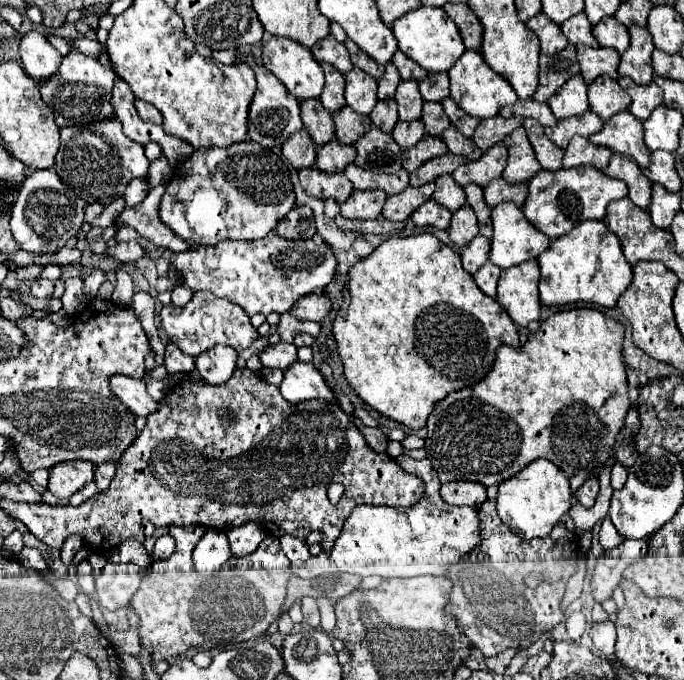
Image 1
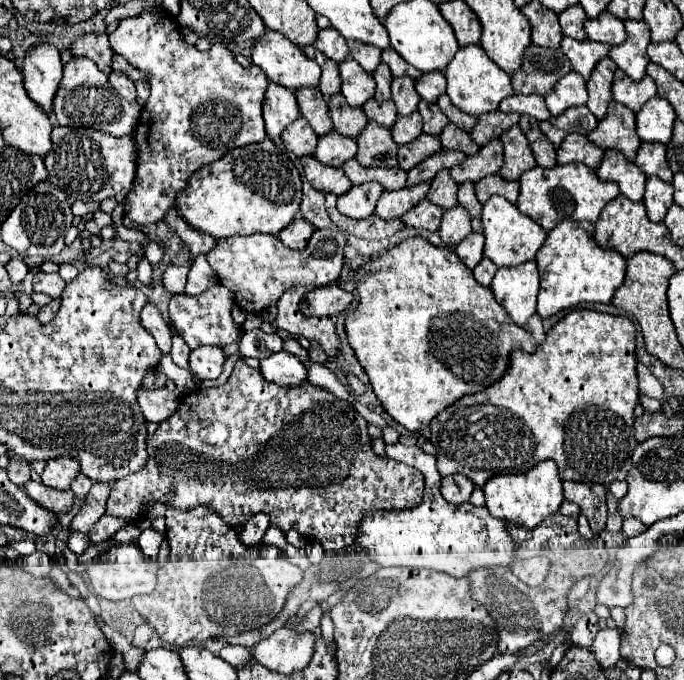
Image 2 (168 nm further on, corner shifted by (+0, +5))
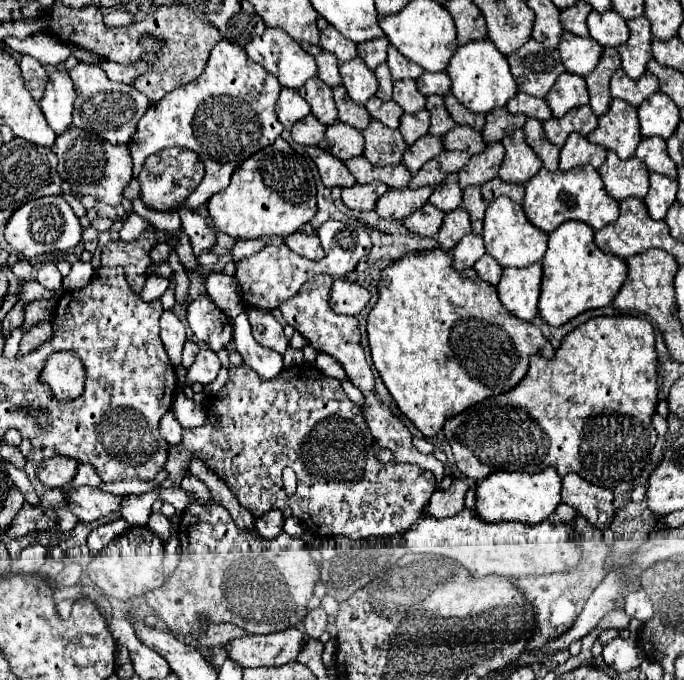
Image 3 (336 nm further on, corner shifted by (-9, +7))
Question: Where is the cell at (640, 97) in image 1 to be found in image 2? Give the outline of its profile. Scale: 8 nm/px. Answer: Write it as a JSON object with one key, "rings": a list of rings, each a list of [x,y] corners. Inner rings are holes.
{"rings":[[[615,70],[613,78],[613,100],[625,104],[633,112],[639,112],[641,106],[657,94],[657,86],[653,78],[645,76],[643,80],[635,82],[629,76],[623,74],[623,70]]]}

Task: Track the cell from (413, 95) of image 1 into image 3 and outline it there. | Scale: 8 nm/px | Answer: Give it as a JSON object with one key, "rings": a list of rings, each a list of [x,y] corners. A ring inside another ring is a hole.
{"rings":[[[412,78],[394,82],[394,100],[408,114],[416,114],[416,112],[424,110],[424,104],[426,104],[426,98],[418,92],[416,80],[412,80]]]}

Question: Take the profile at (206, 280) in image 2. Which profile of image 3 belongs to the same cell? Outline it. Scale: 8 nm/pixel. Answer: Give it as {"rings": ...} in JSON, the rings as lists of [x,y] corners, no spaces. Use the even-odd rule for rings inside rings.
{"rings":[[[210,272],[204,276],[204,286],[214,304],[222,312],[228,312],[228,316],[234,318],[238,316],[238,312],[244,310],[244,302],[240,300],[240,288],[234,276],[228,276],[224,272]]]}

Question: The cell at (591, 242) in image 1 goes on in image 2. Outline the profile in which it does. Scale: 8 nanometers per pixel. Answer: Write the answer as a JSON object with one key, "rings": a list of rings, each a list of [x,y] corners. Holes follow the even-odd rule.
{"rings":[[[563,220],[549,234],[537,252],[541,288],[537,296],[537,314],[549,318],[581,302],[611,302],[615,290],[625,278],[625,260],[615,250],[603,250],[593,242],[589,230],[573,220]]]}

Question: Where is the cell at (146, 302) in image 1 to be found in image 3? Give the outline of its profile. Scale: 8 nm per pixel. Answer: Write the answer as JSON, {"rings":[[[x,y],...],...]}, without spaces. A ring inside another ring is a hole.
{"rings":[[[164,310],[160,316],[160,338],[174,366],[182,360],[182,348],[186,342],[186,328],[172,310]]]}

